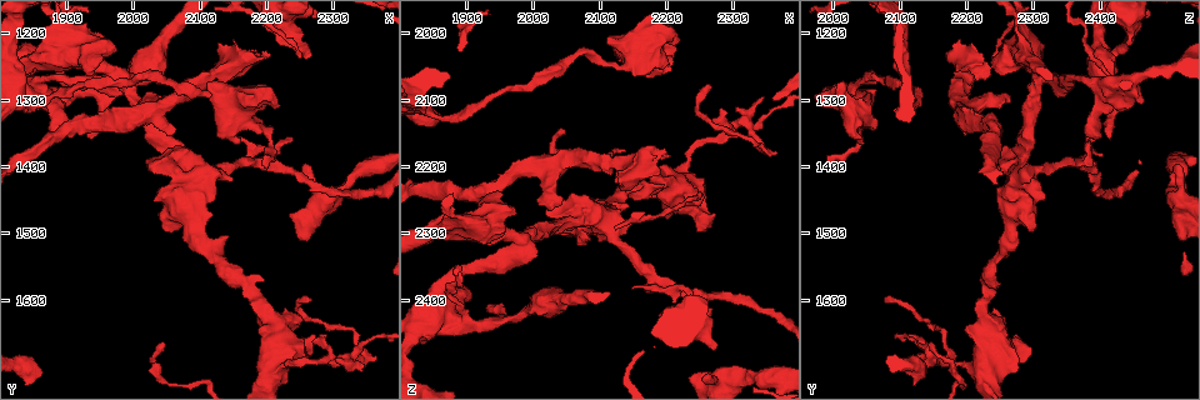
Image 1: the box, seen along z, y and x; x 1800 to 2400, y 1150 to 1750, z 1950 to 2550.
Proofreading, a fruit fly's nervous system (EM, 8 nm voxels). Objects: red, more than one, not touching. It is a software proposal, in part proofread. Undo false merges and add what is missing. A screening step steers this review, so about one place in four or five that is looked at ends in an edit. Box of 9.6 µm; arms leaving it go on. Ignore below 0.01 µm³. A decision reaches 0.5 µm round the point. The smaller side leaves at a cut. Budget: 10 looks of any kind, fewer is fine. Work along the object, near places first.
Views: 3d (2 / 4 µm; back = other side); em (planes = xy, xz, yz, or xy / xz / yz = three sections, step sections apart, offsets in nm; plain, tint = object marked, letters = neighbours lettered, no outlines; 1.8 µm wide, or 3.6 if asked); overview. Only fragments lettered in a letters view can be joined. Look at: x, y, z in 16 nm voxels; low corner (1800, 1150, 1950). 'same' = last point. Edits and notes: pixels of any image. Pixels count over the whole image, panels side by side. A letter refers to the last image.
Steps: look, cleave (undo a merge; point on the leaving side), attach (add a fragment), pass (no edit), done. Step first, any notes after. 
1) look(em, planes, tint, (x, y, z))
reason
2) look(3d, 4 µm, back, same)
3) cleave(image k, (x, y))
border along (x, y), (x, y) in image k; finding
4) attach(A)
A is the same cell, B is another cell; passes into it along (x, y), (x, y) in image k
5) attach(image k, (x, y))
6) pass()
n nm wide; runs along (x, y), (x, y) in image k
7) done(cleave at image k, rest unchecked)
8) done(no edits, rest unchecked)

look(em, planes, letters, (1860, 1285, 2410))
sharp bend

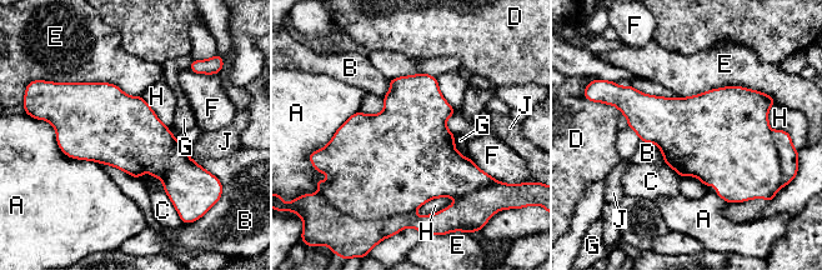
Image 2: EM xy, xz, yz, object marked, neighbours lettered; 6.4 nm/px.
cleave(image 2, (441, 223))
A, B, C, D, E, F, G, H and J are other cells; border along (412, 211), (396, 216) in image 2; two neurons meet here

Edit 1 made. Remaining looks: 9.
look(em, planes, letters, (1985, 1265, 2310))
branch point

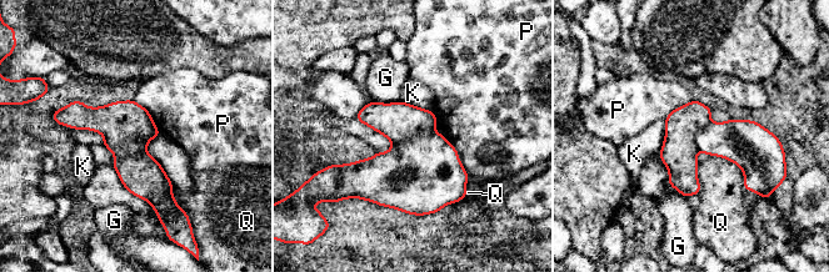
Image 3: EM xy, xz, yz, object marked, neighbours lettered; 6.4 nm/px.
cleave(image 3, (423, 174))
Q touches over 400 nm; G, K, P and Q are other cells; border along (434, 131), (393, 142) in image 3; a second neuron is stuck on

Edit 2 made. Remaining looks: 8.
look(em, yz, step 16, tint, (2345, 1675, 2175))
abrupt turn

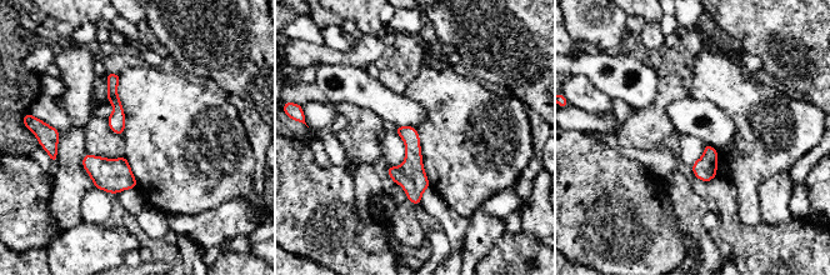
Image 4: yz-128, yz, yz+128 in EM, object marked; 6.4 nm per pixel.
look(em, planes, letters, same)

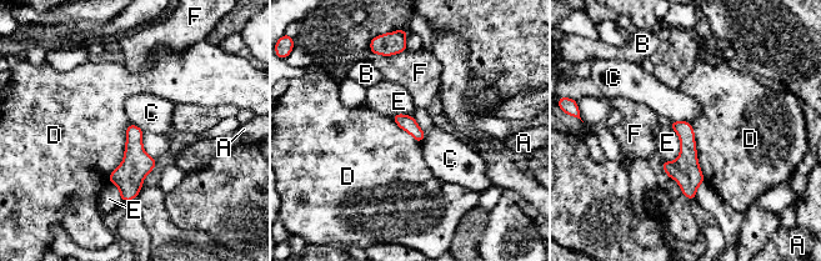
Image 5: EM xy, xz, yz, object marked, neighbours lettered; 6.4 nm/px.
pass()
A, B, C, D, E and F are other cells; border along (130, 123), (124, 159), (108, 181) in image 5; one neuron here

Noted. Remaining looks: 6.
done(cleave at image 2, cleave at image 3, rest unchecked)

